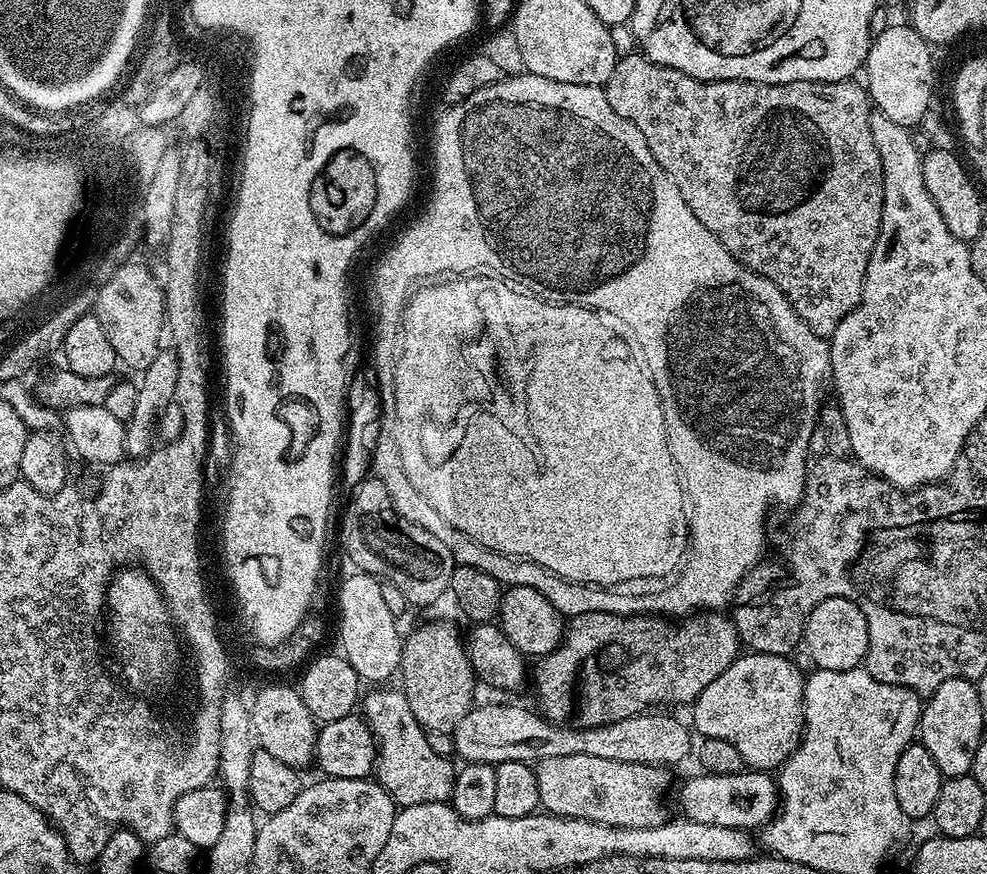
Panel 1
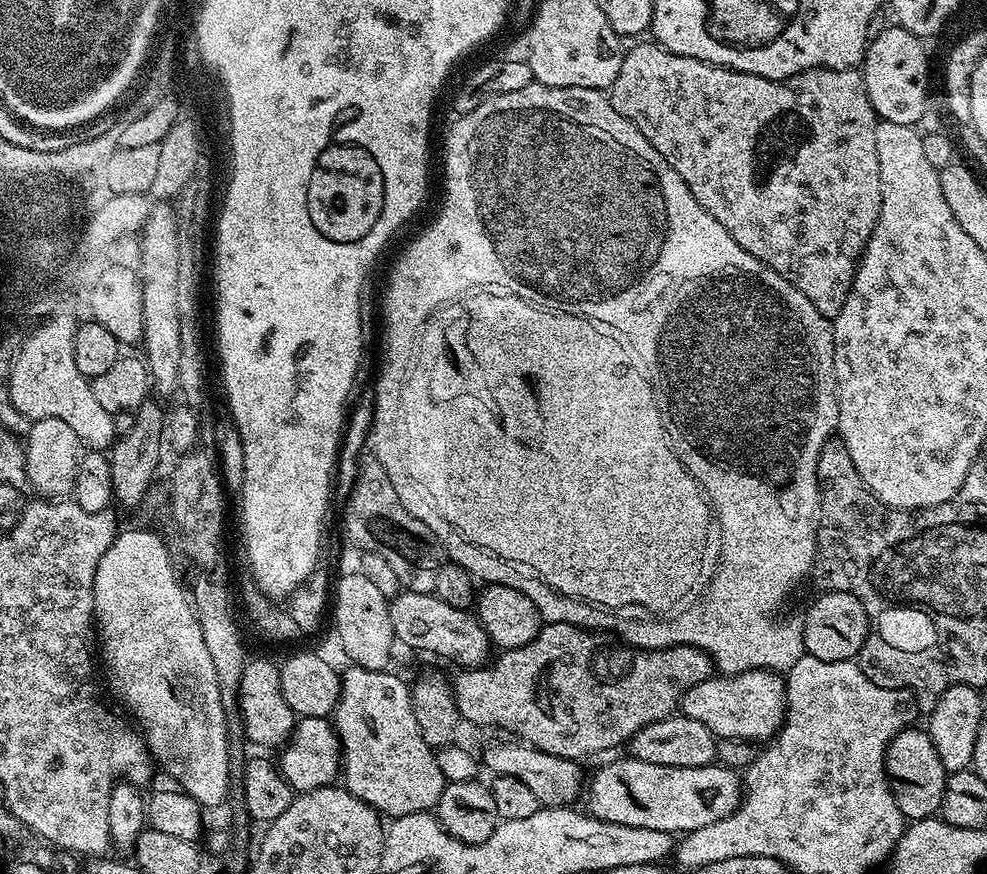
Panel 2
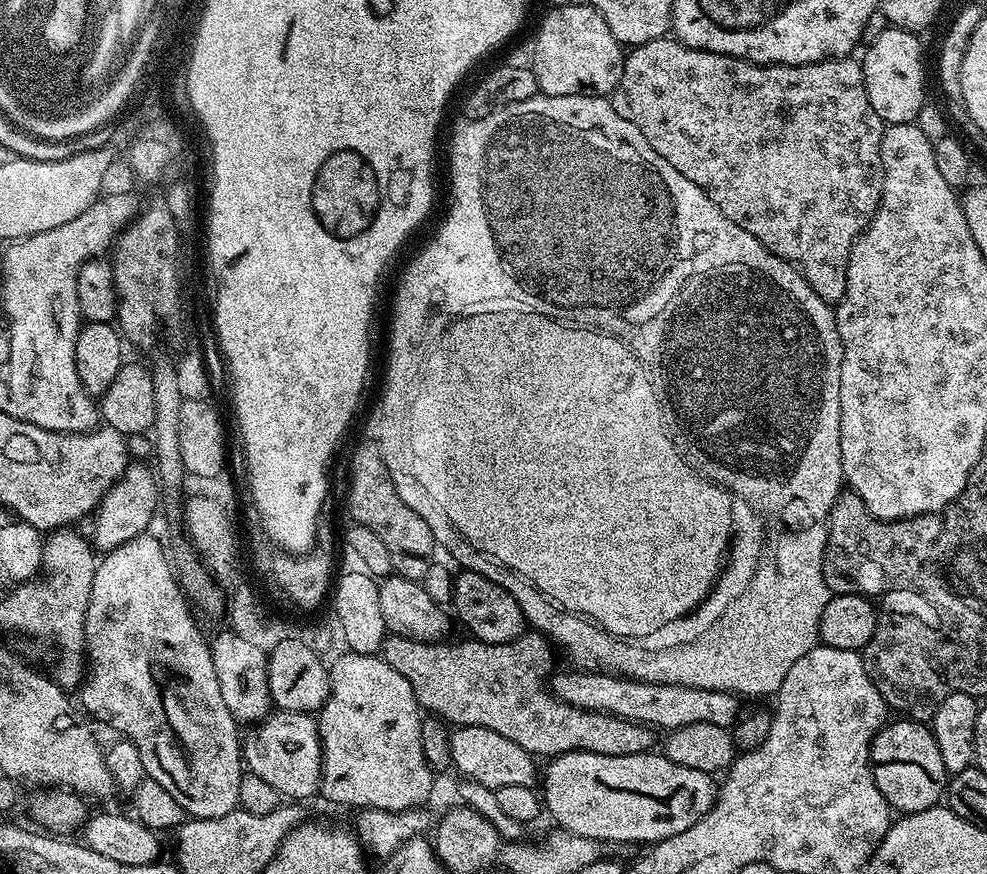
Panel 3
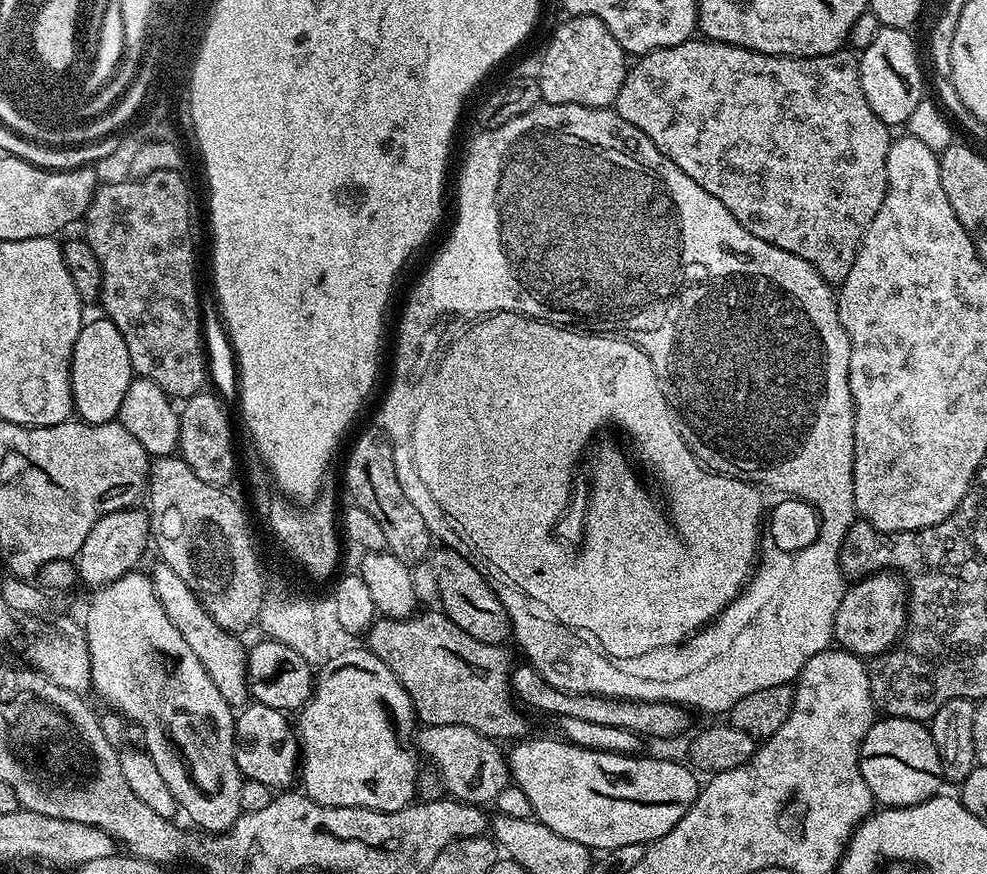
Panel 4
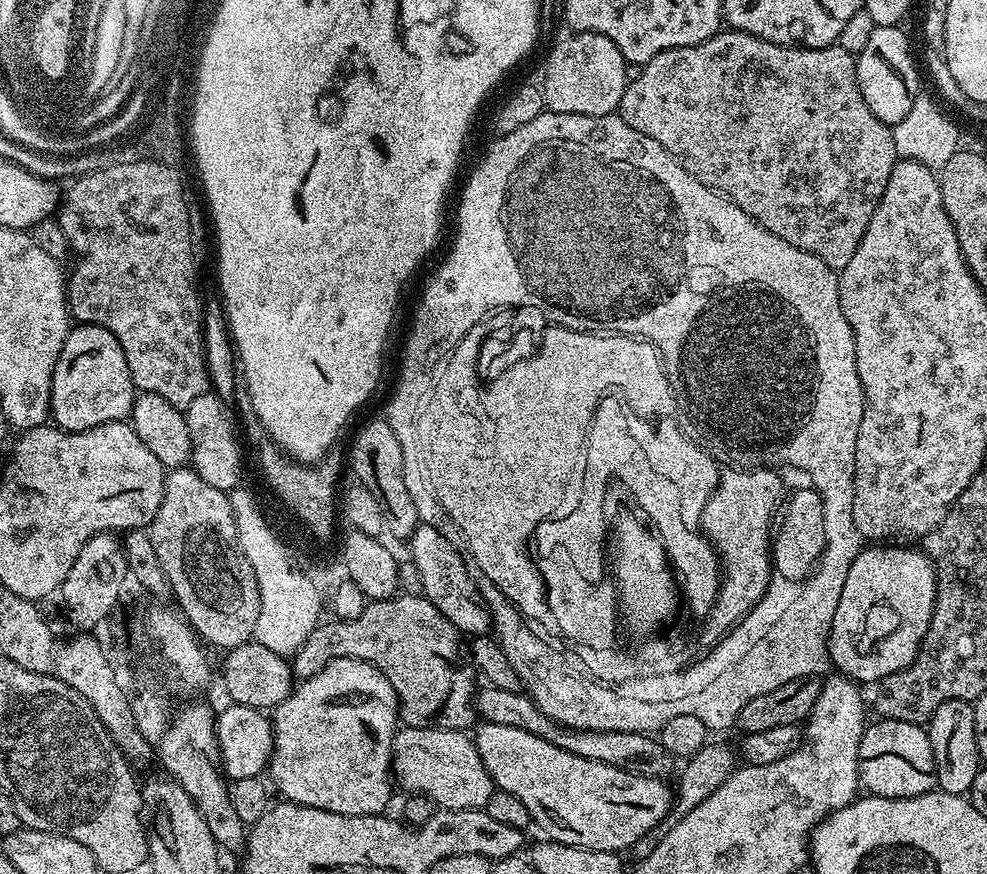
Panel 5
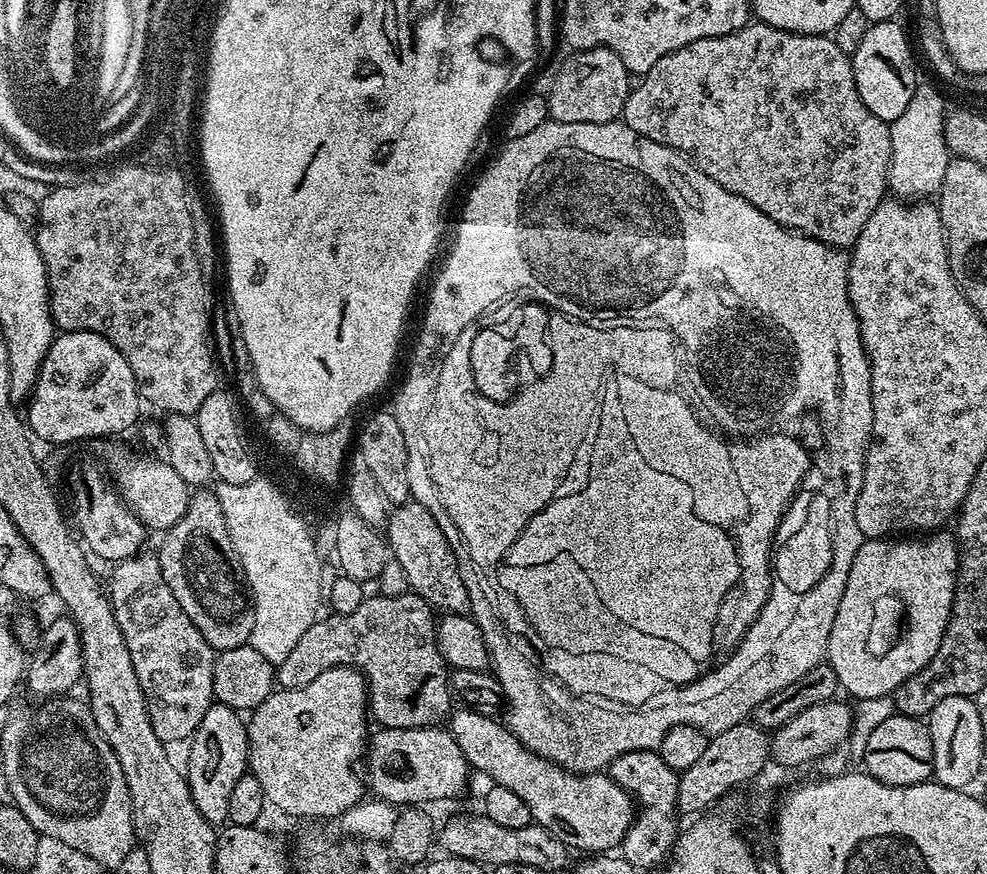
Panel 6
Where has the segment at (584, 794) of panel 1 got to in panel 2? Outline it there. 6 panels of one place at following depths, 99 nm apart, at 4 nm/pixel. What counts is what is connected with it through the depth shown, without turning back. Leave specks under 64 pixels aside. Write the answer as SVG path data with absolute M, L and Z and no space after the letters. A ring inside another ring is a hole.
M515 742L516 744L492 744L482 756L483 767L492 771L493 777L509 776L519 778L538 798L538 802L546 808L563 808L575 805L576 799L581 799L586 788L586 772L579 767L577 761L558 758L554 754L546 754L533 748L531 744Z

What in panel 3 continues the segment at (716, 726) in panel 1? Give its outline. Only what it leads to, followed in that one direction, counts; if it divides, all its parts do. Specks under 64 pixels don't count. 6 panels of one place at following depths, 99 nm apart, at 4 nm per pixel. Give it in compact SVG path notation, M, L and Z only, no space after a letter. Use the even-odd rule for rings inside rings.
M559 672L551 673L547 681L548 691L557 700L584 712L606 712L619 720L632 720L653 730L671 730L691 724L713 724L731 729L741 715L741 701L733 693L687 688L680 684L655 682L647 684L642 678L625 678L623 675L607 676L604 672Z

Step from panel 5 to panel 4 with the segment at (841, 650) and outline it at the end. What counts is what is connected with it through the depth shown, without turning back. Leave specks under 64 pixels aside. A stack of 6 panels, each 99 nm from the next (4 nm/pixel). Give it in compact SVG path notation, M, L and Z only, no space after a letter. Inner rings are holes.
M888 570L865 575L847 589L836 611L834 636L841 649L861 658L875 658L891 649L906 628L906 588L899 575Z

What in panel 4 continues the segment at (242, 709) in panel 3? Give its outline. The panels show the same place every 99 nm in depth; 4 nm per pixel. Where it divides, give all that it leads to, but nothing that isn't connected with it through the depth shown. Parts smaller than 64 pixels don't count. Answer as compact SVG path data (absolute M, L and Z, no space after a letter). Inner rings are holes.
M157 559L156 565L150 571L150 579L154 586L154 594L158 602L162 602L162 610L166 610L166 618L174 622L174 630L186 638L186 646L194 650L206 670L210 674L210 682L218 686L218 694L222 694L224 701L239 710L249 703L250 685L248 682L248 653L239 635L222 629L205 611L200 600L192 592L186 582L174 574L174 570L164 560Z

